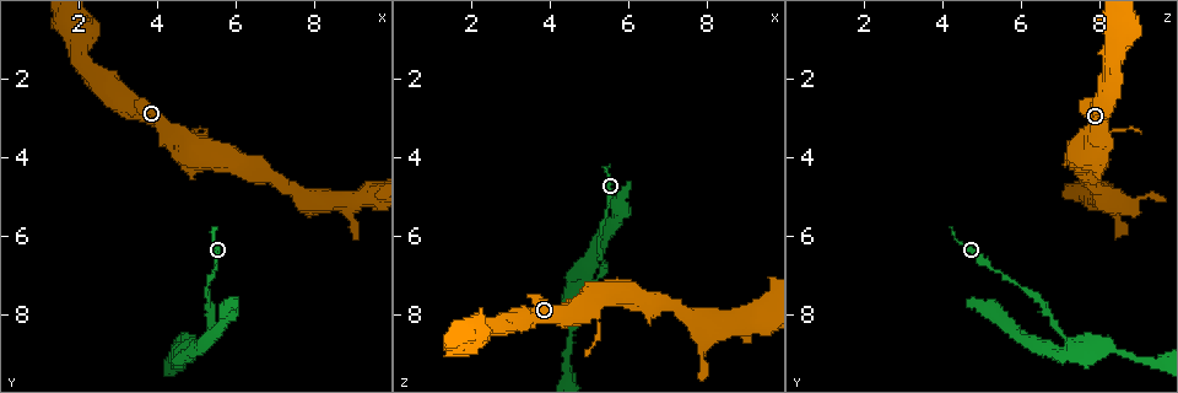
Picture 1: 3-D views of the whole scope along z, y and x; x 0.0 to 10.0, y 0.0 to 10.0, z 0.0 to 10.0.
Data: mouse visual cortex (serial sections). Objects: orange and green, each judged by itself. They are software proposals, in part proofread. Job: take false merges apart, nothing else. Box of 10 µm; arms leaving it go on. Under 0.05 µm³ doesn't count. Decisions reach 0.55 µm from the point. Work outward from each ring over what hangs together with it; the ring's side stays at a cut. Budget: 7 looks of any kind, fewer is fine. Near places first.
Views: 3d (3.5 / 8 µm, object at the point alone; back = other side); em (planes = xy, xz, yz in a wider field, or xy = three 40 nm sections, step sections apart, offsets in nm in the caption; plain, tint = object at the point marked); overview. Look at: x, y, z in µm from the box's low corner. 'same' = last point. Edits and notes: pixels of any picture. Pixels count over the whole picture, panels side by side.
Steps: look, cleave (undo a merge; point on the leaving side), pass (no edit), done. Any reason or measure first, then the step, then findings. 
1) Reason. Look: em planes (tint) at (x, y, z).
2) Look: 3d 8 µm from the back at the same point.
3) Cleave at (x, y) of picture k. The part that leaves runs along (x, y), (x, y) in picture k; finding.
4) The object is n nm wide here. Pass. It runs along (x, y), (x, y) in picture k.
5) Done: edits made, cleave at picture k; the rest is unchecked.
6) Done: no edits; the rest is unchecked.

A fork. Look: 3d 3.5 µm at (4.70, 3.55, 7.95).

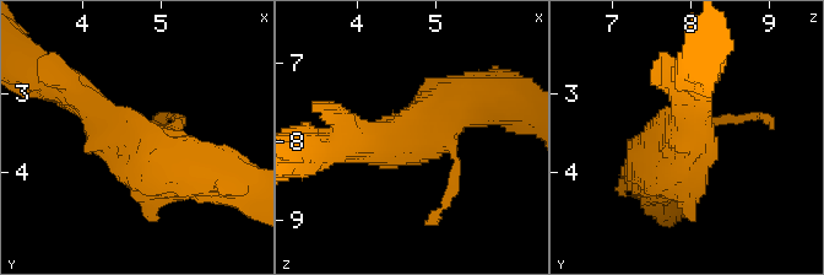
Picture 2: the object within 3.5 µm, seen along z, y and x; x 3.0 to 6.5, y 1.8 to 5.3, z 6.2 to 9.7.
Need the tissue. Look: em xy step 2 (tint) at (4.70, 3.55, 7.90).

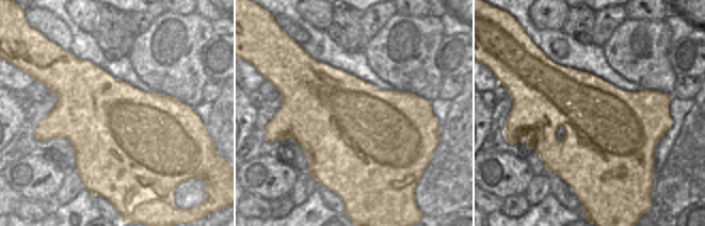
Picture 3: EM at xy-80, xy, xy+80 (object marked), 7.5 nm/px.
Look: em xy step 5 (tint) at the same point.

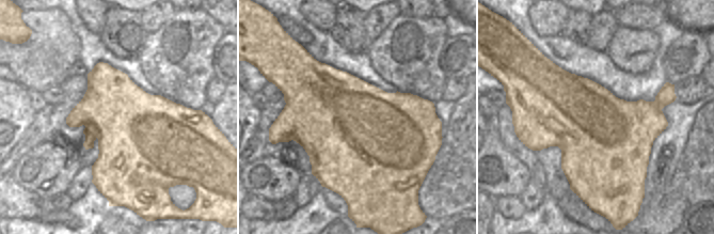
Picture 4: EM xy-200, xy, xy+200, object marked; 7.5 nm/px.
The object is 850 nm wide here. Pass. It runs along (90, 106), (146, 150), (222, 181) in picture 2; one cell here.

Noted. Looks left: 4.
Calibre changes. Look: 3d 3.5 µm at (6.45, 4.35, 7.70).

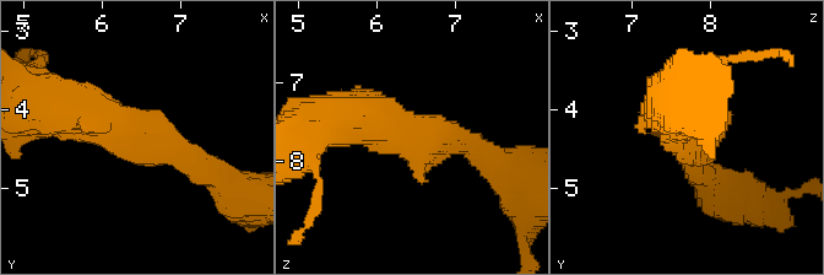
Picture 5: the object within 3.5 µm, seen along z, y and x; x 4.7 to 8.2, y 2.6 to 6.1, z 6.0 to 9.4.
Look: em planes (tint) at (6.50, 4.35, 7.75).

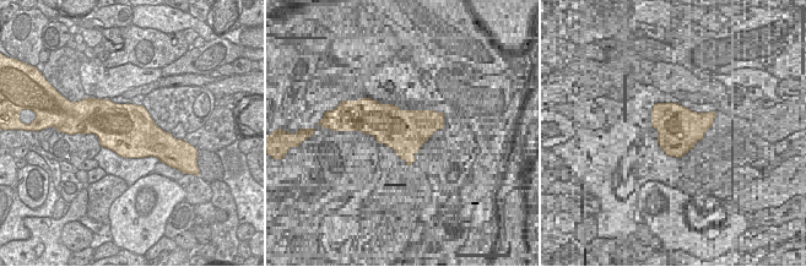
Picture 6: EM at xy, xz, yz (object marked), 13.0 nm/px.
Pass. It runs along (70, 114), (134, 129), (209, 171) in picture 5; all the same cell.

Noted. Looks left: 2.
Thick turns thin. Look: 3d 3.5 µm at (8.80, 5.10, 8.20).

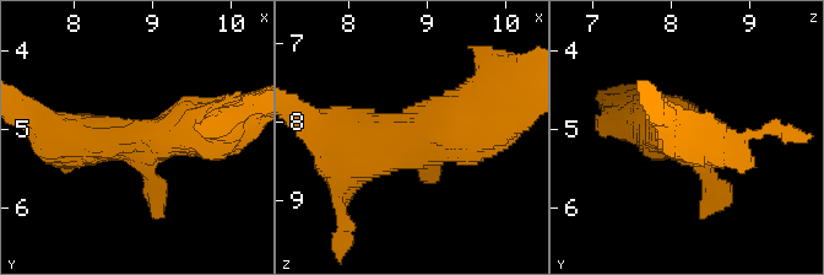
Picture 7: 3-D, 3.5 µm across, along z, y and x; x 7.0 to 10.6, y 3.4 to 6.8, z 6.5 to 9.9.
Look: em planes (tint) at (8.85, 5.10, 8.25).

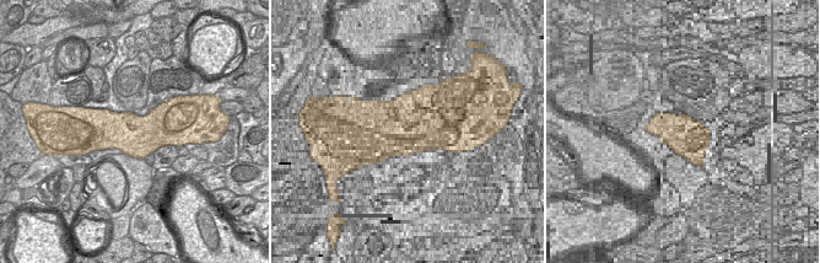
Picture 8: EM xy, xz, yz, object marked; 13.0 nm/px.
Pass. It runs along (334, 139), (397, 145), (487, 104) in picture 7; one cell here.

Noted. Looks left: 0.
Done: no edits; the rest is unchecked.

